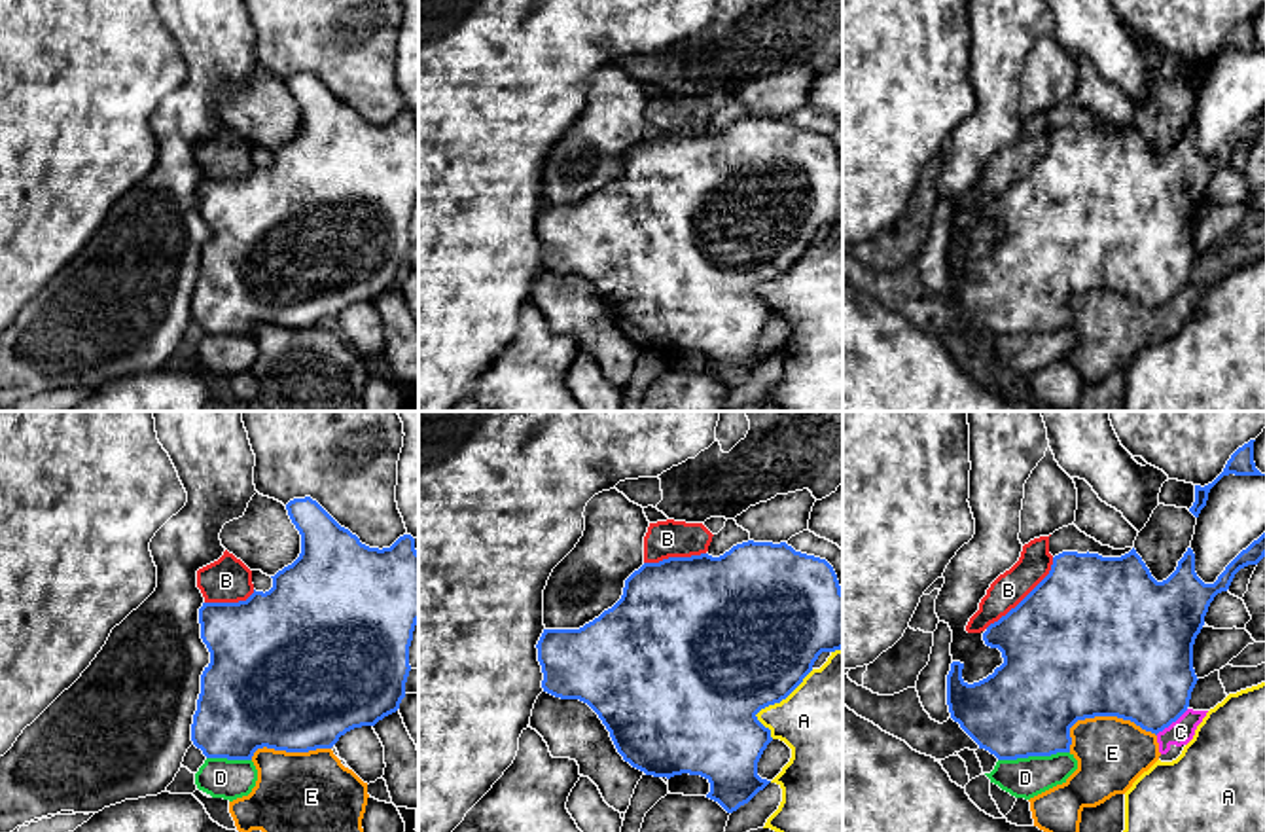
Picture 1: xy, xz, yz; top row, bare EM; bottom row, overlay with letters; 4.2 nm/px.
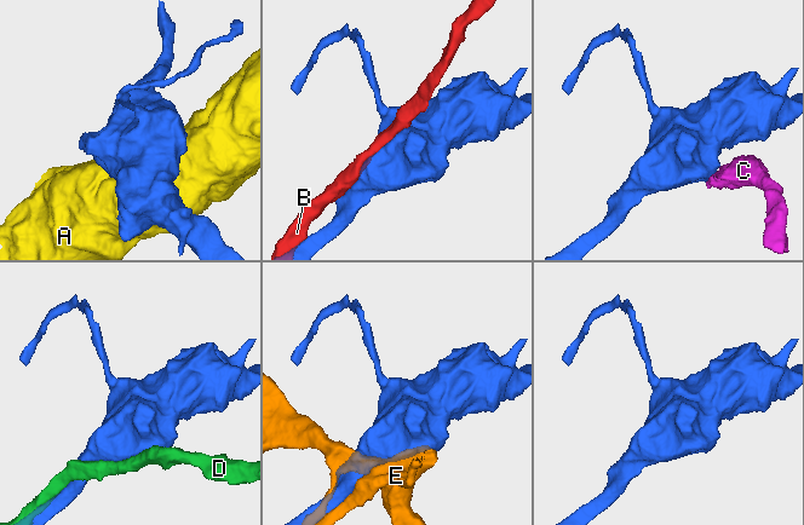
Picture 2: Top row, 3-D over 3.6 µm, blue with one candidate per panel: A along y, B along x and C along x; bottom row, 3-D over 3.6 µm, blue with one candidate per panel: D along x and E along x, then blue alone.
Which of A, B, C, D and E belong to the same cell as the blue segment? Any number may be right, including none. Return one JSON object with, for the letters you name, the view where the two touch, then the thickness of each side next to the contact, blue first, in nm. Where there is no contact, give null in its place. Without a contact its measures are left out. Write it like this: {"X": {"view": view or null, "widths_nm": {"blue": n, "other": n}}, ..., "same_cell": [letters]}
{"same_cell": []}

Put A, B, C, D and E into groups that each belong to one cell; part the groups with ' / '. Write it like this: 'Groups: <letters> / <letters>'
Groups: A / B / C E / D

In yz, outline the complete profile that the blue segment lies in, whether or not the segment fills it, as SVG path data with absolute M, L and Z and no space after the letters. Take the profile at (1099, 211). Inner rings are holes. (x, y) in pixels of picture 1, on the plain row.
M1265 108L1254 116L1246 125L1242 125L1218 152L1214 159L1204 159L1195 148L1195 129L1191 123L1178 136L1176 146L1163 157L1157 157L1142 133L1132 123L1129 129L1121 133L1102 133L1098 129L1078 129L1078 127L1062 127L1053 133L1053 140L1049 150L1006 191L998 197L990 199L983 208L983 216L990 224L998 224L1002 227L1004 239L994 244L987 254L968 260L962 254L964 239L953 237L951 246L947 250L947 280L951 294L960 299L960 303L979 320L979 324L989 326L998 335L1017 335L1028 332L1051 332L1057 328L1070 328L1072 313L1070 303L1078 296L1095 294L1095 292L1117 292L1123 296L1131 296L1146 307L1159 309L1176 298L1189 282L1191 267L1197 260L1197 250L1193 244L1193 220L1197 210L1204 201L1204 191L1208 188L1210 178L1221 167L1227 167L1235 150L1248 142L1257 140L1265 133Z

